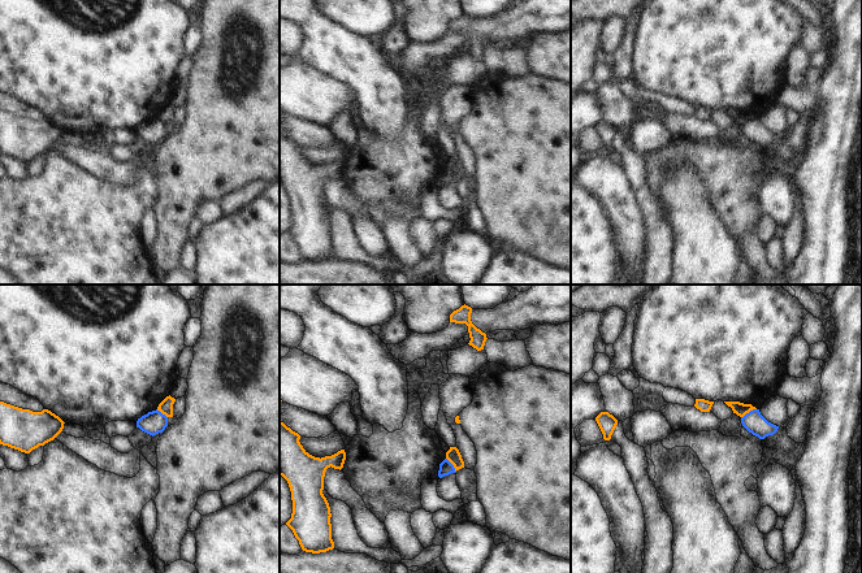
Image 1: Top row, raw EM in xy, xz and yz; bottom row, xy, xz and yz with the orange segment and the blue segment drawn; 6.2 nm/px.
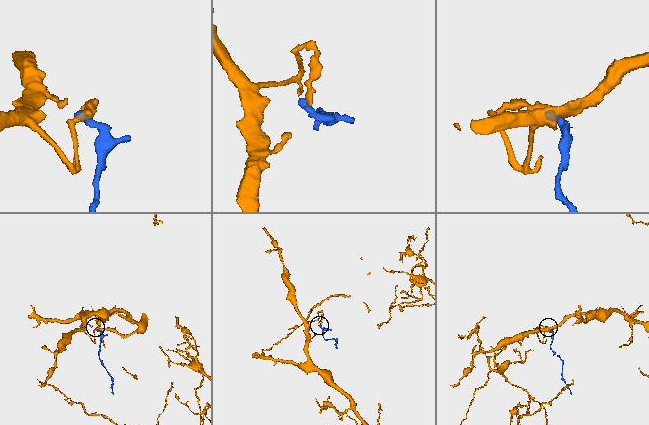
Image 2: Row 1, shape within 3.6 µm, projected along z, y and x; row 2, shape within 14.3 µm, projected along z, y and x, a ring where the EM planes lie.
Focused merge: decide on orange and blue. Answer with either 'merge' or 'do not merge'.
do not merge

